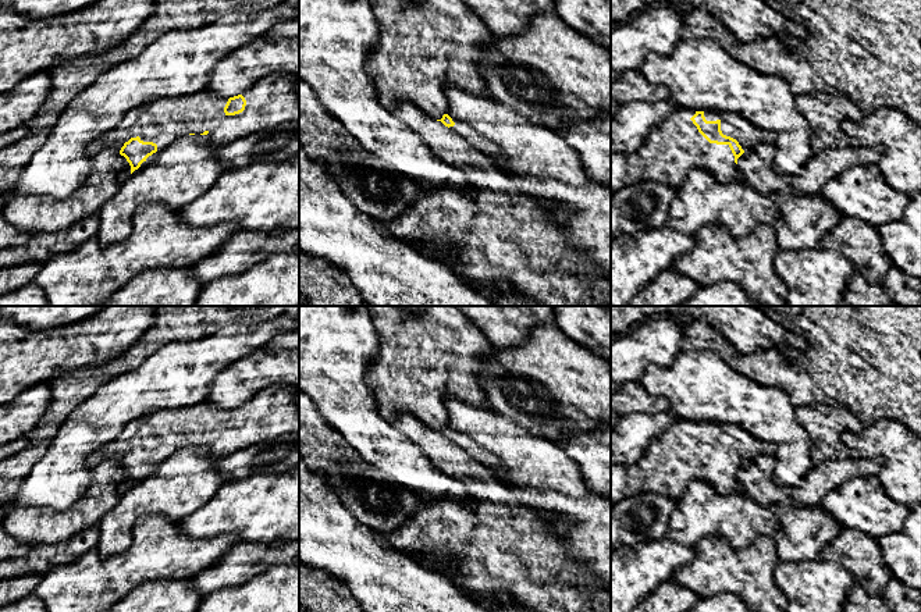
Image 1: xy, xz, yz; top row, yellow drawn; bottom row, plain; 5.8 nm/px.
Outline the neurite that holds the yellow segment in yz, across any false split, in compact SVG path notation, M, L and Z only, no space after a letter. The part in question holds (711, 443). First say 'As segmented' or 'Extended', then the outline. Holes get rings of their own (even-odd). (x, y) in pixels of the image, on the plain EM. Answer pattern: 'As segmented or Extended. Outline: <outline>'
Extended. Outline: M676 420L648 444L634 465L611 466L611 506L639 492L658 492L678 501L687 484L694 480L707 481L718 492L737 492L742 491L737 470L760 455L775 452L774 442L760 441L739 426Z

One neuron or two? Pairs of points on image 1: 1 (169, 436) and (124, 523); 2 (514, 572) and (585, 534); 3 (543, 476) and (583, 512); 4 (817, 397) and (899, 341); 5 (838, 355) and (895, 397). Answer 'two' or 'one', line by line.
1: two
2: two
3: one
4: one
5: one

